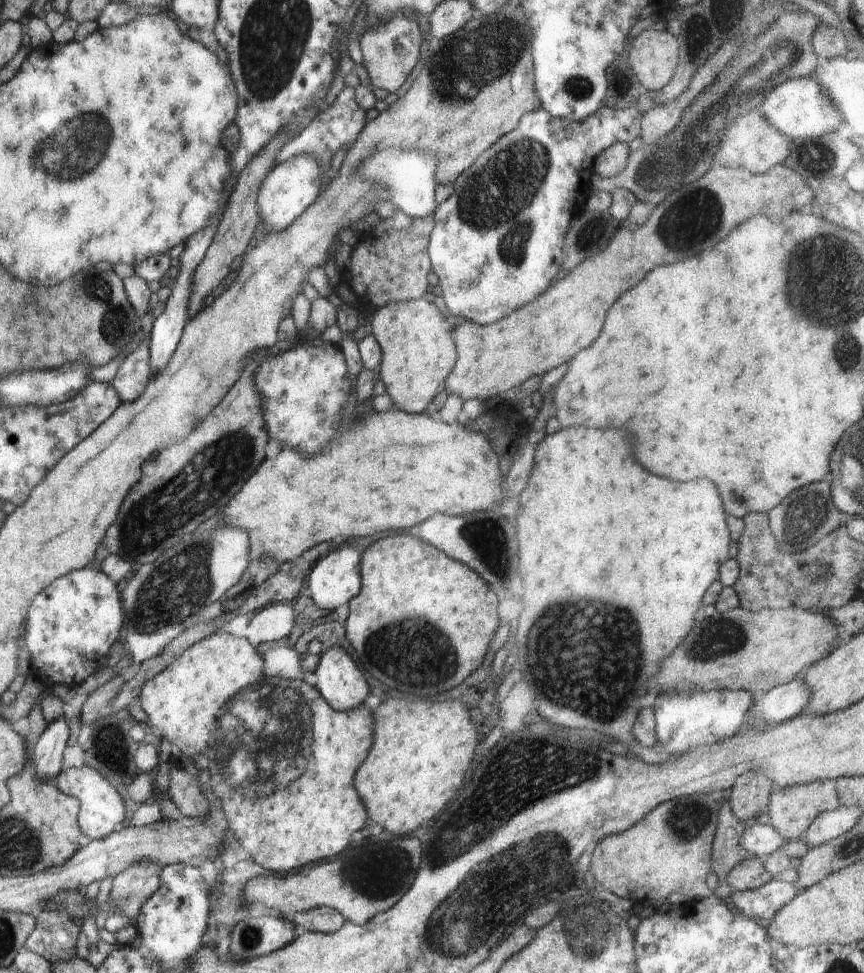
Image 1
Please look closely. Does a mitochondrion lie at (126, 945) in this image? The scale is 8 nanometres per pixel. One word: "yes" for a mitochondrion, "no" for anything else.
no

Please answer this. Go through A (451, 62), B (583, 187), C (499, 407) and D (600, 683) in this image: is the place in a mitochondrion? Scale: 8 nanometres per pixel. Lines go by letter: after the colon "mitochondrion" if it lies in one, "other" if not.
A: mitochondrion
B: other
C: other
D: mitochondrion

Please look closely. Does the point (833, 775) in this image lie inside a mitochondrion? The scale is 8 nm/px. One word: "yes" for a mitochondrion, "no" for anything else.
no

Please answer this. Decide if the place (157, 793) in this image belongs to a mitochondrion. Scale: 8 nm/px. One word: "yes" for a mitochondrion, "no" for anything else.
no

